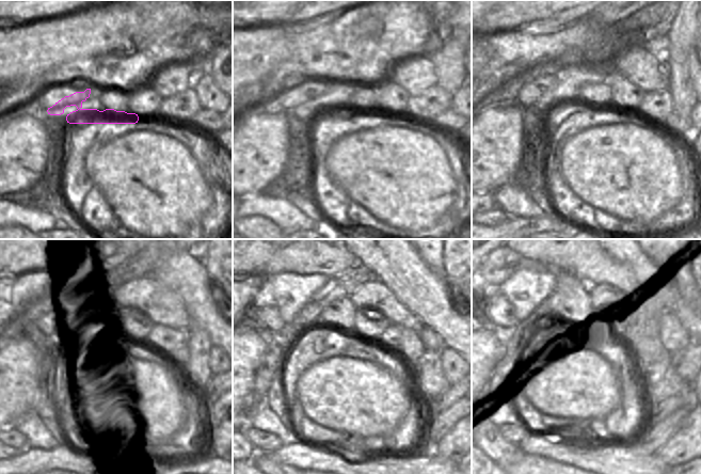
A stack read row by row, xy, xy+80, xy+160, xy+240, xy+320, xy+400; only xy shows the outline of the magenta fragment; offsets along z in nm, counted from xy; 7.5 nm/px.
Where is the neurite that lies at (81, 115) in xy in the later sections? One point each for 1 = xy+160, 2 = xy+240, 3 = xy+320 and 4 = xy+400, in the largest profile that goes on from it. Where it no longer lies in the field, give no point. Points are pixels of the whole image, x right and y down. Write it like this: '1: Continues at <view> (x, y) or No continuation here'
1: Continues at xy+160 (528, 95)
2: Continues at xy+240 (48, 325)
3: Continues at xy+320 (269, 315)
4: Continues at xy+400 (499, 311)

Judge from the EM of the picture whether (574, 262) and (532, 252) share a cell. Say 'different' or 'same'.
same

